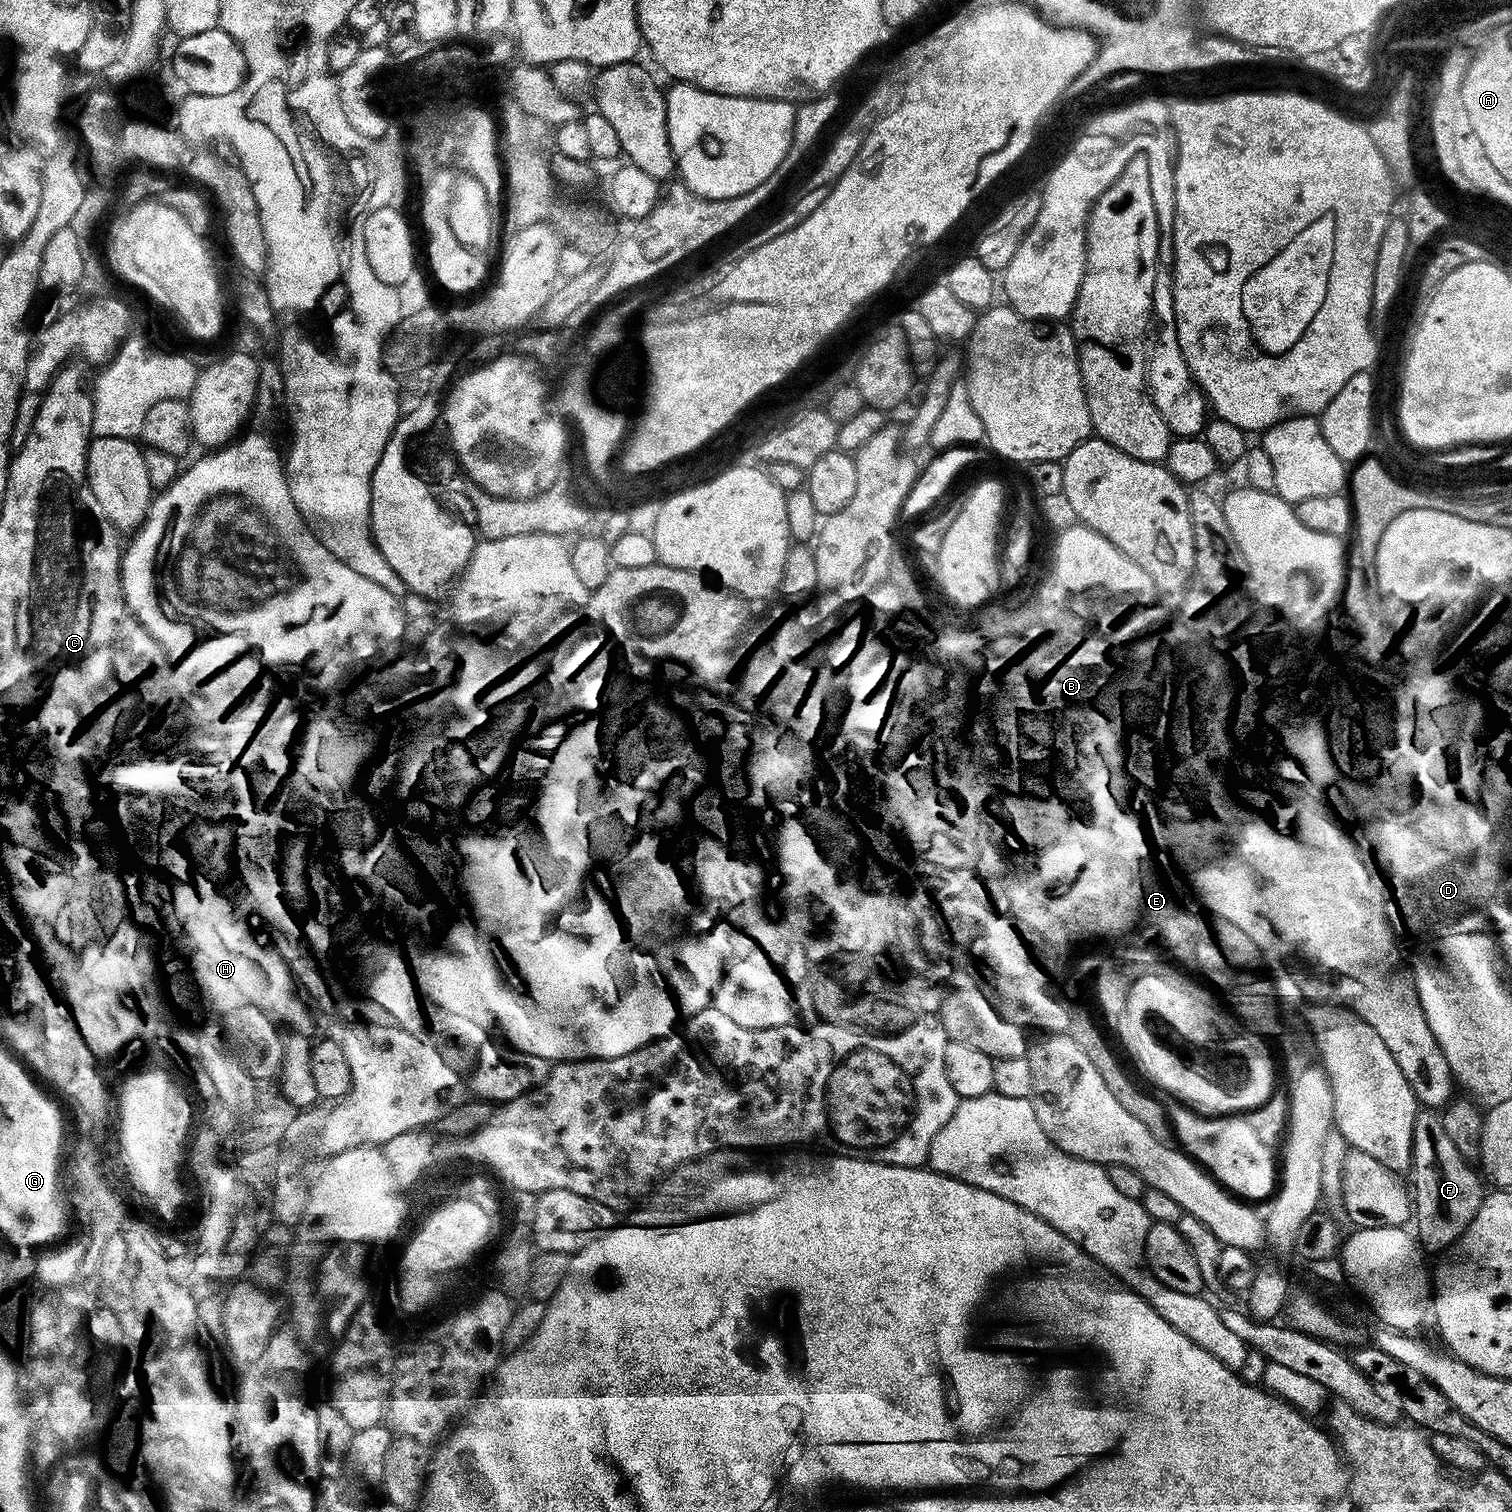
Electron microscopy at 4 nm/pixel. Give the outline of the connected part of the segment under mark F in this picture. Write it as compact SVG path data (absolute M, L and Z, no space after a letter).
M1420 1110L1417 1114L1417 1120L1414 1122L1410 1199L1414 1213L1414 1225L1416 1224L1414 1232L1418 1237L1419 1247L1425 1253L1440 1252L1443 1248L1445 1250L1451 1249L1470 1226L1474 1214L1478 1214L1478 1206L1483 1202L1486 1192L1485 1189L1480 1189L1481 1177L1478 1172L1478 1177L1476 1177L1475 1171L1477 1172L1477 1169L1467 1160L1464 1160L1457 1147L1451 1142L1441 1117L1435 1111Z

